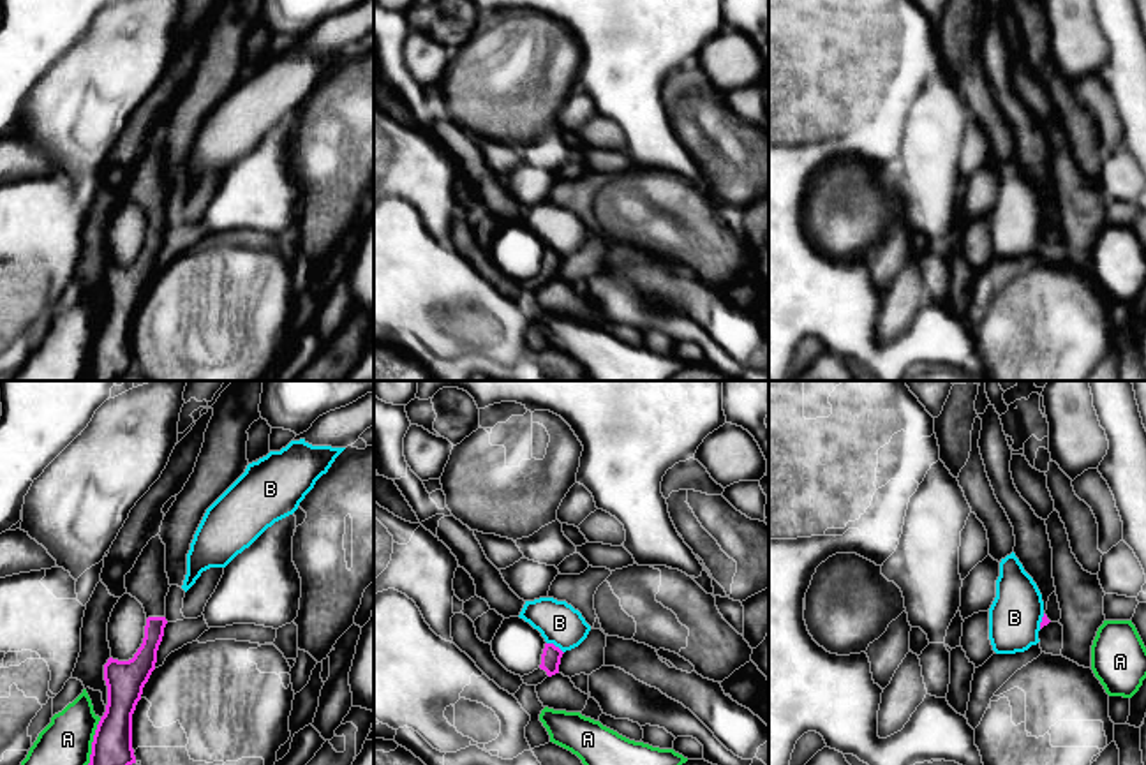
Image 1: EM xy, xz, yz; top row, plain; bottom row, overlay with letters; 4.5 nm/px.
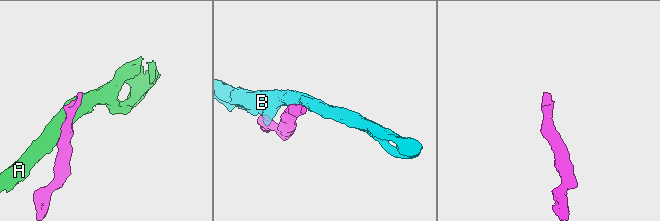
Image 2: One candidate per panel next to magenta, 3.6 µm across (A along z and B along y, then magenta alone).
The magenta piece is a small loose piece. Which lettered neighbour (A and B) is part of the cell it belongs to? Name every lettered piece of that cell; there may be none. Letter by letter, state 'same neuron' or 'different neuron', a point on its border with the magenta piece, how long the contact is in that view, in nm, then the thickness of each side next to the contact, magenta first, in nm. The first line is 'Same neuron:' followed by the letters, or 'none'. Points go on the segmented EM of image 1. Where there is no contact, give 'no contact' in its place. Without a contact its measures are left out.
Same neuron: none
A: different neuron | xy (94, 741) | 220 nm | 180/220 nm
B: different neuron | xz (554, 646) | 90 nm | 90/190 nm

